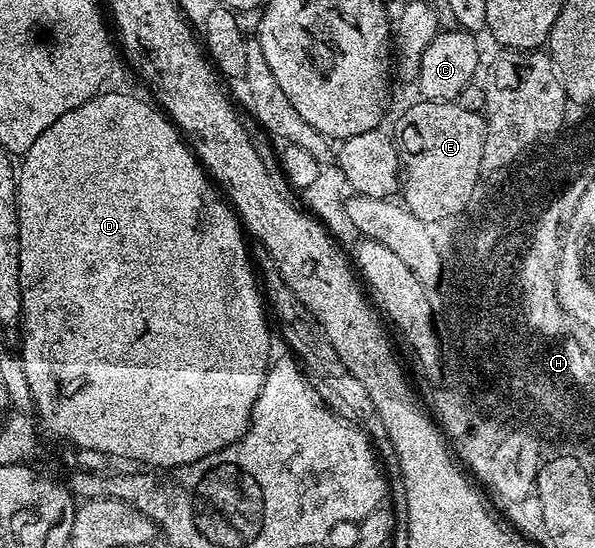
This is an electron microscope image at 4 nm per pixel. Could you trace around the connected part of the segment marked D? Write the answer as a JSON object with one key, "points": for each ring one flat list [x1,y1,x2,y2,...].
{"points":[[102,91,87,103,67,111,31,147,23,154,22,163,19,165,17,178,17,242,19,243,19,287,21,288,21,349,19,356,23,363,23,371,27,371,27,383,31,383,31,395,35,399,37,408,36,416,41,417,40,424,49,428,49,433,54,438,61,438,61,429,69,429,70,446,76,448,91,448,94,451,105,453,106,458,126,457,129,461,146,461,146,466,160,467,168,471,178,469,180,465,190,465,231,443,235,443,245,433,245,428,249,425,249,417,253,413,253,404,259,395,259,391,265,382,265,372,269,370,269,321,265,318,265,305,261,302,261,293,257,290,257,277,253,274,253,265,249,262,249,249,245,246,247,242,243,226,234,210,223,200,222,194,215,188,214,182,208,173,205,172,202,164,197,159,197,154,189,148,186,140,181,134,173,137,173,132,178,128,169,120,168,116,156,104,148,100,140,101,137,97,132,97,129,93,108,93]]}

